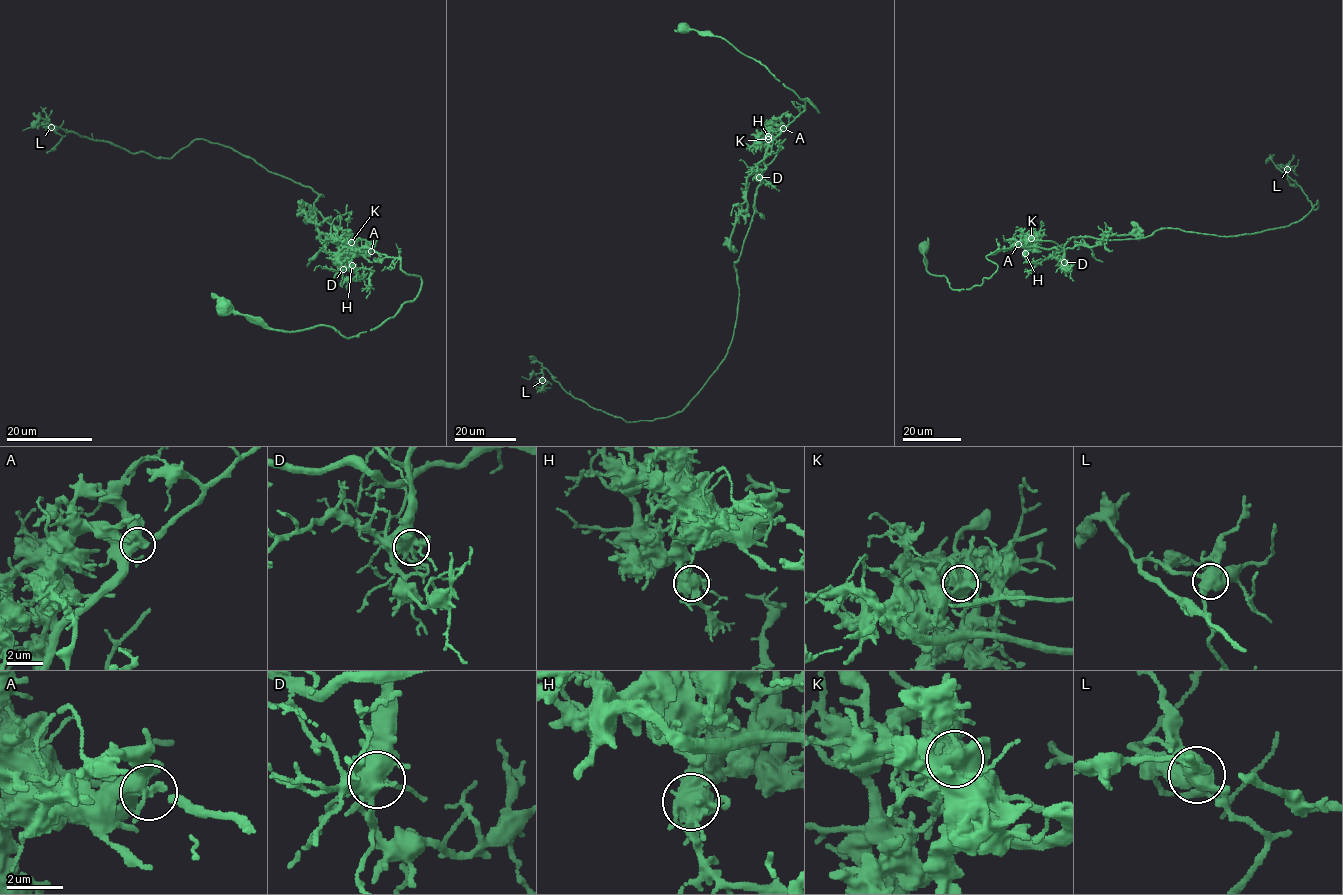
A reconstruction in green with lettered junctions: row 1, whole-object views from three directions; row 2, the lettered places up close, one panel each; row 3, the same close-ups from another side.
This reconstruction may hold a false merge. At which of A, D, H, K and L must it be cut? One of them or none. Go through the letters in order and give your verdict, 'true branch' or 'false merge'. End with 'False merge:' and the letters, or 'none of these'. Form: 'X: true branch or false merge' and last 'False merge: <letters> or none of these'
A: true branch
D: true branch
H: false merge
K: true branch
L: true branch
False merge: H

